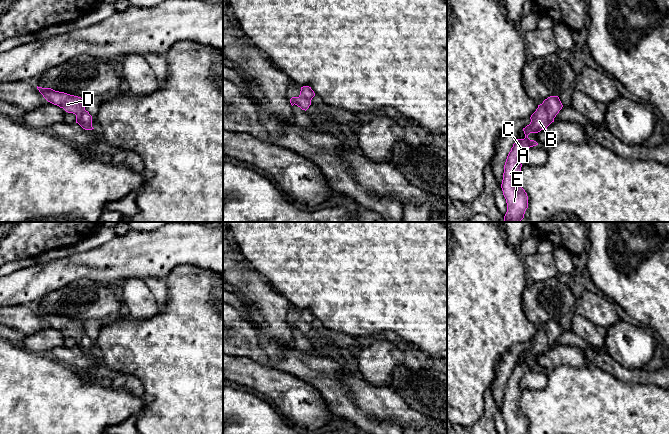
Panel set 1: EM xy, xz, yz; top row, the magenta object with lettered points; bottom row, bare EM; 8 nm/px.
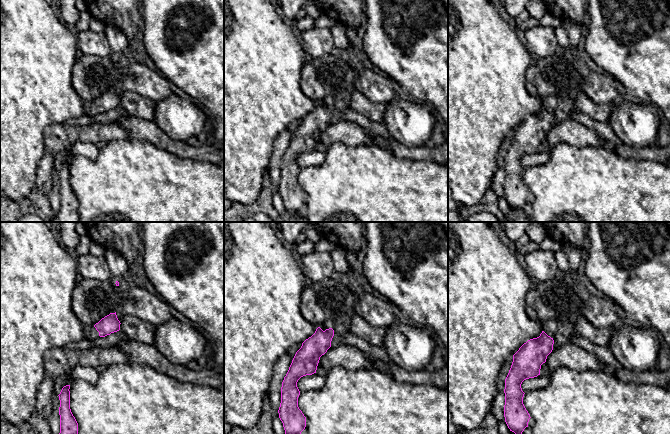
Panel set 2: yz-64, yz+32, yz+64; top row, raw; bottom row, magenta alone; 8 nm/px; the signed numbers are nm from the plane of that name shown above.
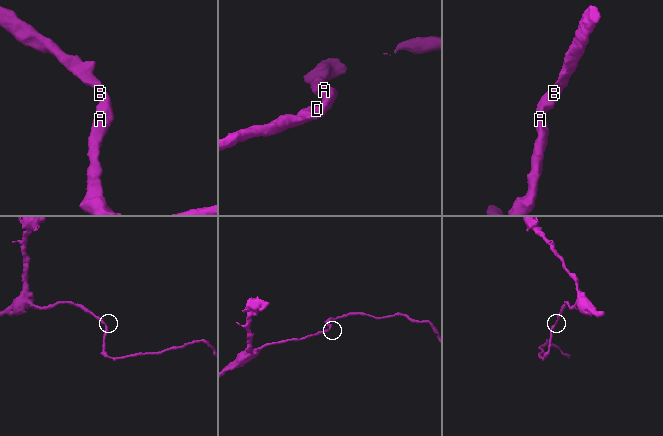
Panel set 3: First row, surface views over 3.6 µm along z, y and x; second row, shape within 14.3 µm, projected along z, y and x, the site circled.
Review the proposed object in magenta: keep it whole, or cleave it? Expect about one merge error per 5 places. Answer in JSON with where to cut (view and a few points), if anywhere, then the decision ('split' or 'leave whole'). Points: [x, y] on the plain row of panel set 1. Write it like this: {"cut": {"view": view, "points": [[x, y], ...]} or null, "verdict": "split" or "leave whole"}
{"cut": null, "verdict": "leave whole"}

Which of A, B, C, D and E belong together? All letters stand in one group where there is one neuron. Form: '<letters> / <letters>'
A B C D E

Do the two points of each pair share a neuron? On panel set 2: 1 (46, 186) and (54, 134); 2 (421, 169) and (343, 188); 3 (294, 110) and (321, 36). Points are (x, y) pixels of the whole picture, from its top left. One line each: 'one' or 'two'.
1: one
2: one
3: two

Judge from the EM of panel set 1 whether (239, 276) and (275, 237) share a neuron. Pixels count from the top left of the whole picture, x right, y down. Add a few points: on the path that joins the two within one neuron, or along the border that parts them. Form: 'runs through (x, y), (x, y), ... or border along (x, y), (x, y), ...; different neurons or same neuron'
border along (238, 244), (244, 259), (258, 273); different neurons

